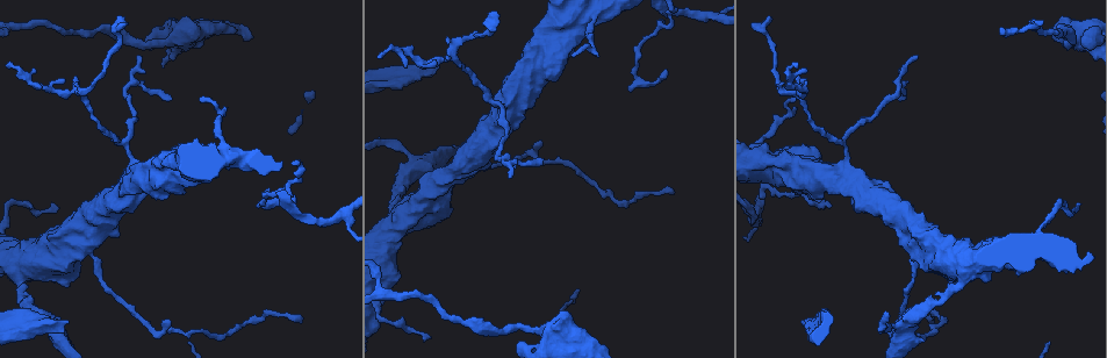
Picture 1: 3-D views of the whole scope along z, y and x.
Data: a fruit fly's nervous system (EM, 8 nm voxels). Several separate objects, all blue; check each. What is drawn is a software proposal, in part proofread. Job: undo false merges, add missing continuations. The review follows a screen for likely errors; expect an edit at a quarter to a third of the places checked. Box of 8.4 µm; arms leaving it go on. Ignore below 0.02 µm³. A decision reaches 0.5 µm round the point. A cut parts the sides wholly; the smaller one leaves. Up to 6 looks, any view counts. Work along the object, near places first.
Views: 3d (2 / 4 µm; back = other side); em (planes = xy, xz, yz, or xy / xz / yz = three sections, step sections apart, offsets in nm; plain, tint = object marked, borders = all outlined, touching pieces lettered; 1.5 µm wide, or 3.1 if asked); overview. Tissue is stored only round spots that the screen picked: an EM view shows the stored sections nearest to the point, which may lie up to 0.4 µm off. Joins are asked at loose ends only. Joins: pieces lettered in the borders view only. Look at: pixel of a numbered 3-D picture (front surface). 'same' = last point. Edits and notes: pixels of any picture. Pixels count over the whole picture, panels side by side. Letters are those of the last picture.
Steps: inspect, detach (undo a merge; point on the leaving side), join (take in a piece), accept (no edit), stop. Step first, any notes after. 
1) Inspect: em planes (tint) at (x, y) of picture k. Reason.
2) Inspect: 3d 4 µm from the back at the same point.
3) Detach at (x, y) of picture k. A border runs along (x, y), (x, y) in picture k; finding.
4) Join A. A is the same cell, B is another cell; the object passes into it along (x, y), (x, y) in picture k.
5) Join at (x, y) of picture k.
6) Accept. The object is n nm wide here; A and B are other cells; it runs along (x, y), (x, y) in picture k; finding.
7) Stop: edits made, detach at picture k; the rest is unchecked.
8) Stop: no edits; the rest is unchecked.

Inspect: em planes (borders) at (301, 319) of picture 1. Branch stops here.

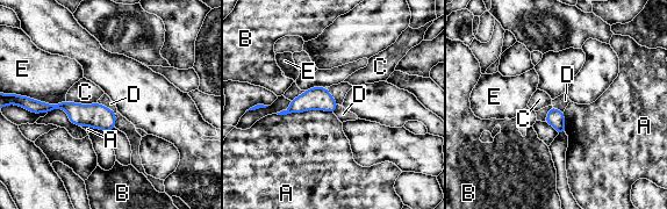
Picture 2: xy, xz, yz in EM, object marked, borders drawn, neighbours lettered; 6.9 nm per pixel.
Accept. The longest contact is with A, 400 nm; A, B, C, D and E are other cells; no lettered piece goes on from it.

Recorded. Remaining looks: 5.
Inspect: 3d 4 µm at (400, 88) of picture 1. An open end.

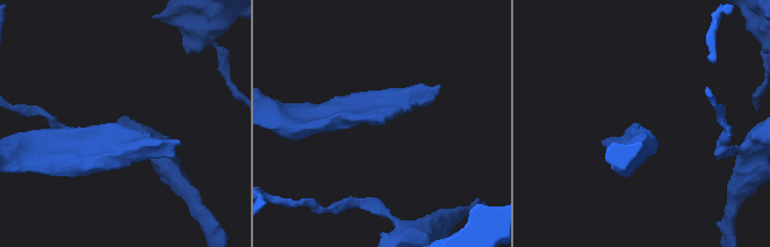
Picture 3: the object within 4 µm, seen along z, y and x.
Inspect: em xy step 8 (borders) at (122, 124) of picture 3.

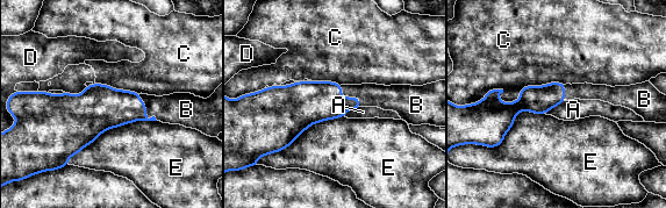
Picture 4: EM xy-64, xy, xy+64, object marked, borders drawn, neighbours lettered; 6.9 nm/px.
Join B. B is the same cell, A, C, D and E are other cells; the neuron continues.

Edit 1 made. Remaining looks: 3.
Stop: edits made, join at picture 4; the rest is unchecked.

